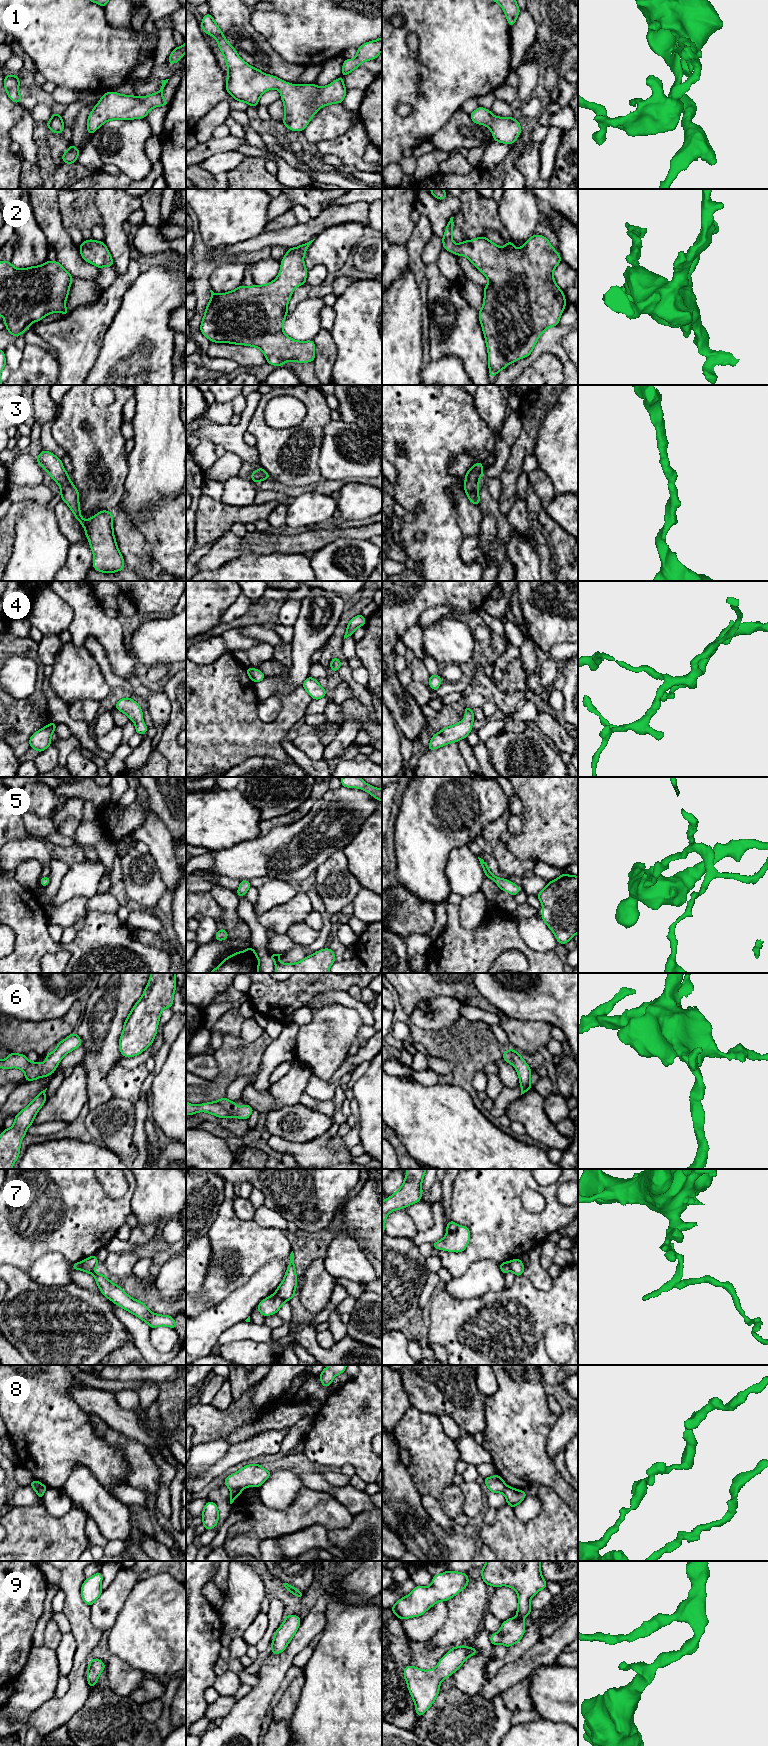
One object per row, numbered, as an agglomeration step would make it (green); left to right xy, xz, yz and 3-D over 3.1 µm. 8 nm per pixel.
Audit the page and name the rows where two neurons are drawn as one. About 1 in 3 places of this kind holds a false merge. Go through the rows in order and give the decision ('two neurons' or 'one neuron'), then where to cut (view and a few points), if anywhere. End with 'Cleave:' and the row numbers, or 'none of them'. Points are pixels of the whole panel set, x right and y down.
1: one neuron; no cut
2: one neuron; no cut
3: one neuron; no cut
4: one neuron; no cut
5: one neuron; no cut
6: one neuron; no cut
7: two neurons; cut in xz along (274, 1294), (285, 1300)
8: two neurons; cut in xz along (241, 1488), (233, 1488), (231, 1490)
9: one neuron; no cut
Cleave: 7, 8

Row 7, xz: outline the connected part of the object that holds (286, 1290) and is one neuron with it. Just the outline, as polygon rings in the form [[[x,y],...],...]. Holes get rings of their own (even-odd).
[[[293,1251],[290,1254],[289,1261],[290,1264],[286,1270],[283,1281],[275,1290],[275,1295],[277,1295],[278,1297],[280,1297],[285,1301],[290,1301],[290,1299],[295,1296],[295,1289],[297,1286],[297,1275],[295,1271]]]

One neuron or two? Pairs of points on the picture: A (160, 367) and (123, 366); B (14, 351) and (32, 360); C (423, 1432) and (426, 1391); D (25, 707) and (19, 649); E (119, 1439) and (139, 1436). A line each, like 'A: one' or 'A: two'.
A: one
B: two
C: two
D: one
E: two

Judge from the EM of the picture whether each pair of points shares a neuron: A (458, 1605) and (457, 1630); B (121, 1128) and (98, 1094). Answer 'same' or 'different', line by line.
A: same
B: different

